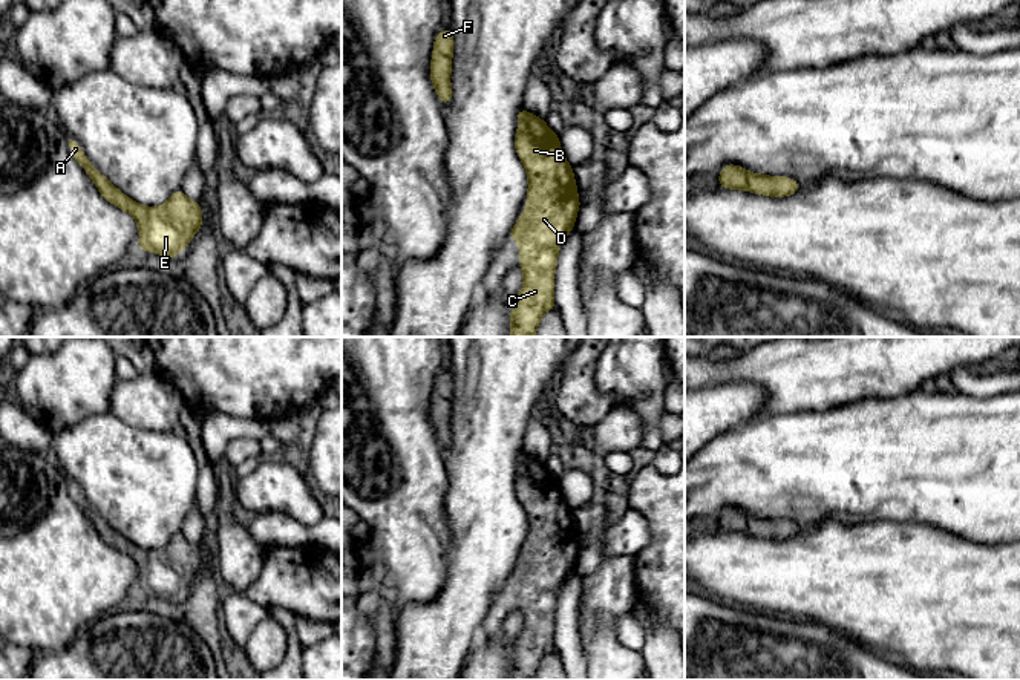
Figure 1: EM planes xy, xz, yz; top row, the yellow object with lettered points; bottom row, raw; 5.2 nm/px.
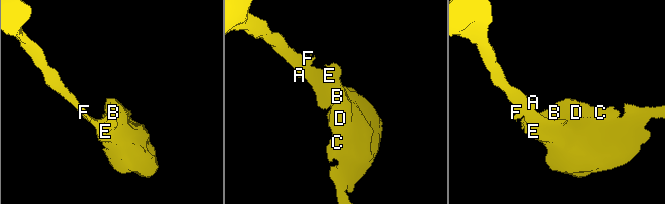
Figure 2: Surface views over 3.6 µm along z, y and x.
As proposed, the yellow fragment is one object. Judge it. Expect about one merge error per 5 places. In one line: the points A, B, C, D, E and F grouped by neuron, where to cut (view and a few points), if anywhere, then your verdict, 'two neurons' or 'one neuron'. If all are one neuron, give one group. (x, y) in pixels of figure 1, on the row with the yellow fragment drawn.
A B C D E F; no cut; one neuron

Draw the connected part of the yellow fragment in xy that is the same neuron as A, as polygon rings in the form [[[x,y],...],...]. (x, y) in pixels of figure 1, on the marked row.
[[[69,139],[70,155],[90,176],[101,196],[132,214],[138,224],[138,250],[176,257],[202,228],[201,204],[176,190],[161,207],[144,207],[104,178],[87,159],[78,142]]]

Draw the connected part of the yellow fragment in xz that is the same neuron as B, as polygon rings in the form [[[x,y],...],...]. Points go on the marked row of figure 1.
[[[524,107],[518,112],[518,132],[515,149],[527,170],[528,201],[521,219],[510,230],[508,237],[519,245],[519,268],[524,285],[515,299],[510,314],[510,337],[535,337],[541,317],[554,305],[554,271],[562,240],[574,230],[580,201],[573,175],[573,165],[564,158],[559,136],[548,129],[545,119],[528,113]]]

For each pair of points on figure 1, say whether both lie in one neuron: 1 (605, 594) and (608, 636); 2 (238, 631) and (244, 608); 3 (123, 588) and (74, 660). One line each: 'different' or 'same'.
1: same
2: same
3: different

